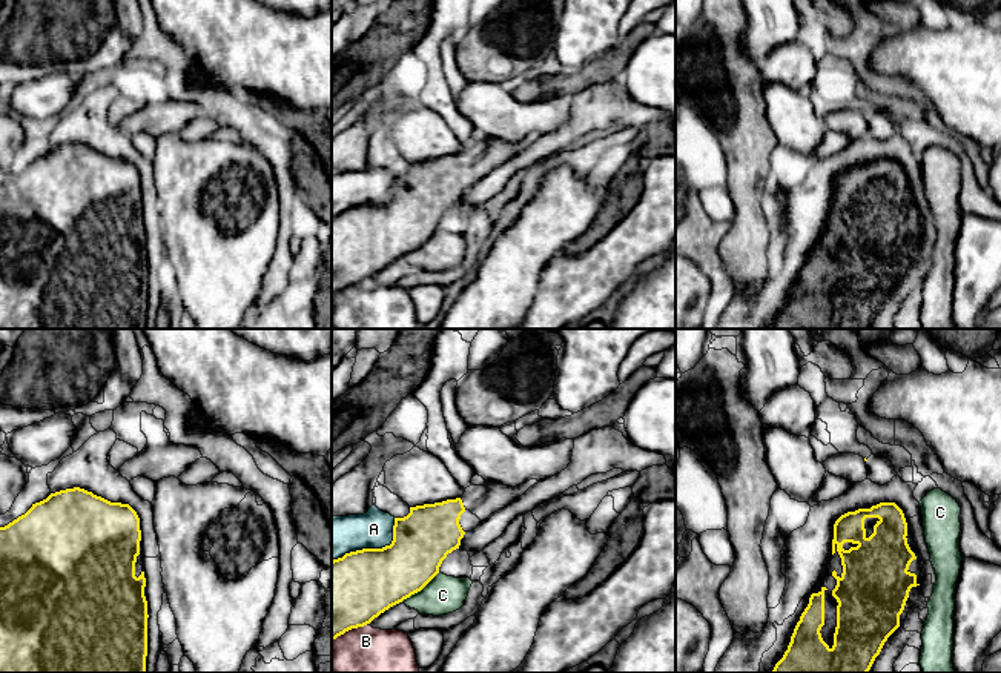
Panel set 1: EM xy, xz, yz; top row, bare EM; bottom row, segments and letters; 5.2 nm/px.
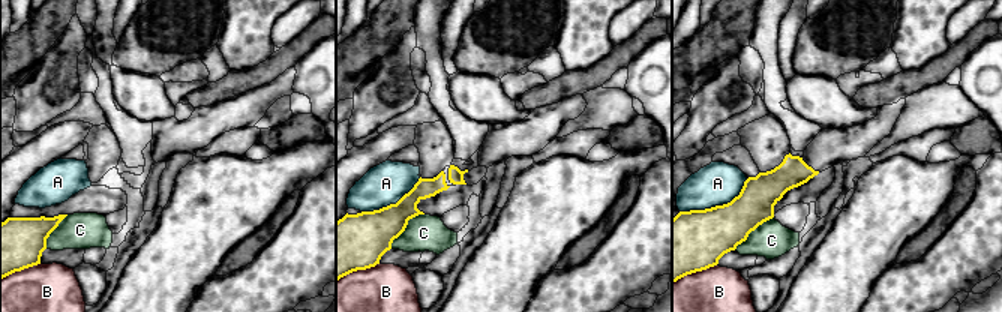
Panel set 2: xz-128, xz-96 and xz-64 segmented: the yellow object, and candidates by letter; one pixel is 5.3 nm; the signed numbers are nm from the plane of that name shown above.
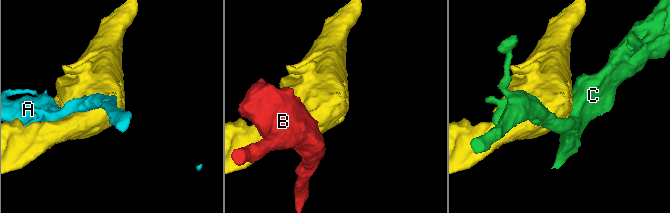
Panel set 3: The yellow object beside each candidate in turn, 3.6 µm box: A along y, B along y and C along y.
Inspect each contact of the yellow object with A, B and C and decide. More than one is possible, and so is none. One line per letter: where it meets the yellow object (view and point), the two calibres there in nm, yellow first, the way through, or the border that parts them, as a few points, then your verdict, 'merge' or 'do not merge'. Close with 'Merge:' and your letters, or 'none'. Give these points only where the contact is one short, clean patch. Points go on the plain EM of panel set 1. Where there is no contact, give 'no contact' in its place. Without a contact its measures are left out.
A: contact xz (373, 205); calibres 360 and 220 nm; do not merge
B: contact xz (349, 285); calibres 380 and 420 nm; do not merge
C: contact xz (419, 246); calibres 340 and 200 nm; do not merge
Merge: none

